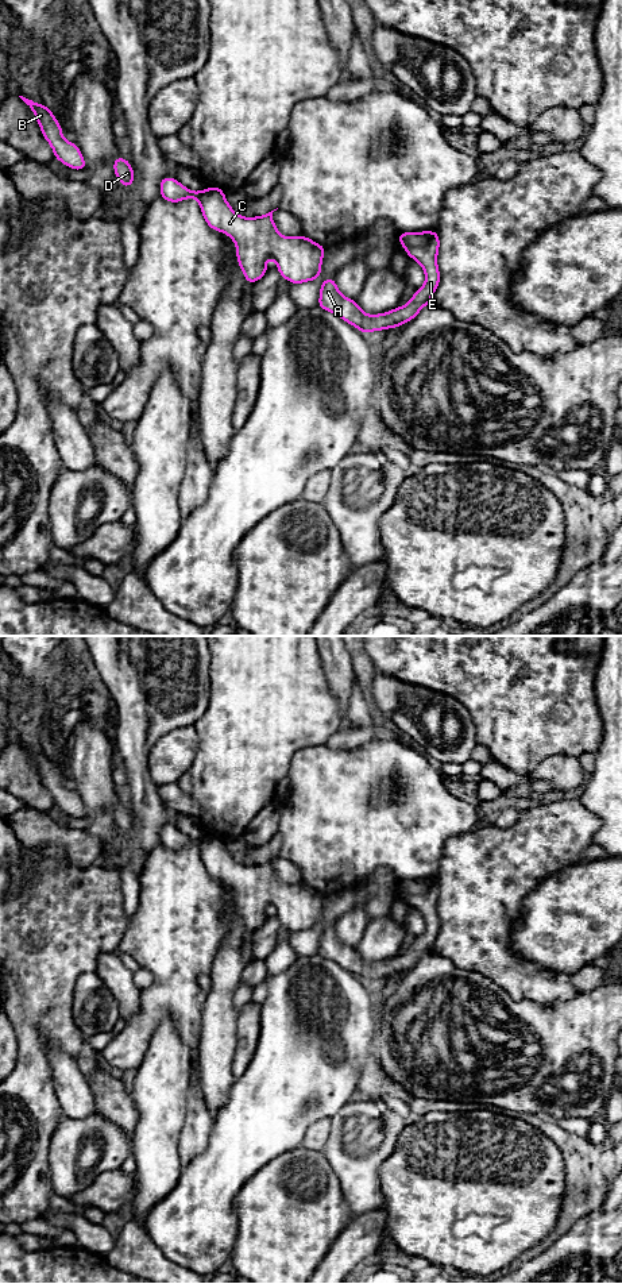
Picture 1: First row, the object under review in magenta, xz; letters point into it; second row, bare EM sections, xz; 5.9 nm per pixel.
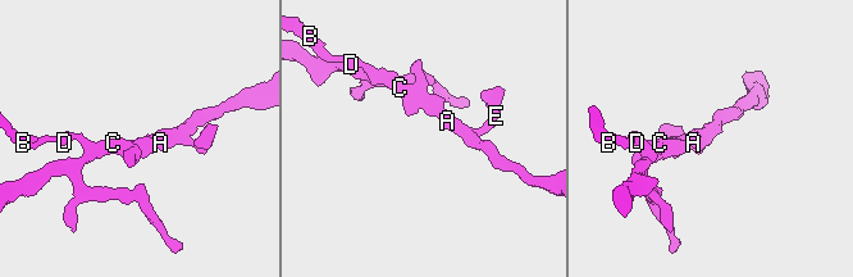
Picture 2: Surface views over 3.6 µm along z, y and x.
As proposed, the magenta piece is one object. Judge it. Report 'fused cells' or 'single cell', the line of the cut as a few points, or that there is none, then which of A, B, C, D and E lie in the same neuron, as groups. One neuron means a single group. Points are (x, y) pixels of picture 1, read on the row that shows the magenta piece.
single cell; no cut; A B C D E

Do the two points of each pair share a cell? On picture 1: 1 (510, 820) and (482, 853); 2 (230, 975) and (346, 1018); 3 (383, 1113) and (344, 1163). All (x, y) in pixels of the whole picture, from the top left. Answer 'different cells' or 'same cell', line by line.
1: different cells
2: different cells
3: same cell

